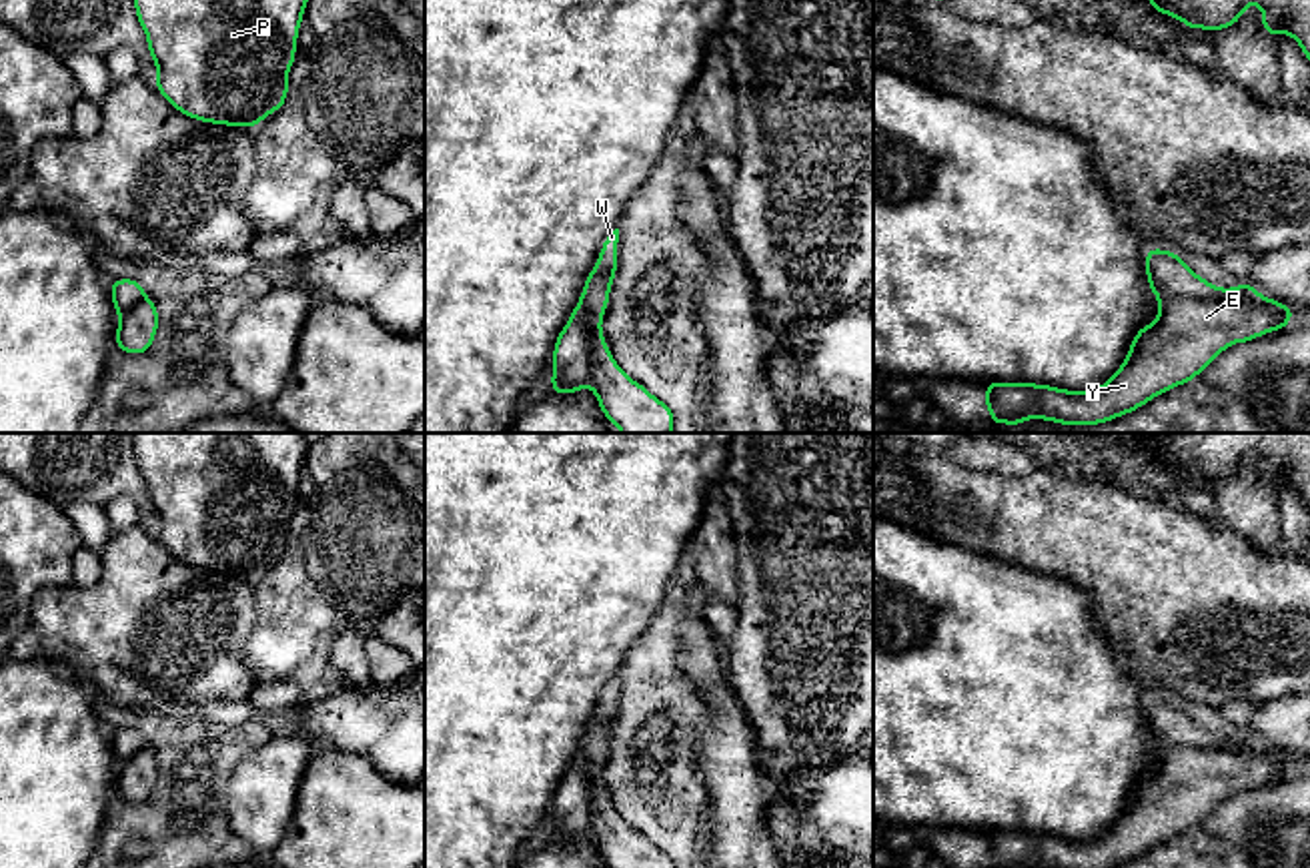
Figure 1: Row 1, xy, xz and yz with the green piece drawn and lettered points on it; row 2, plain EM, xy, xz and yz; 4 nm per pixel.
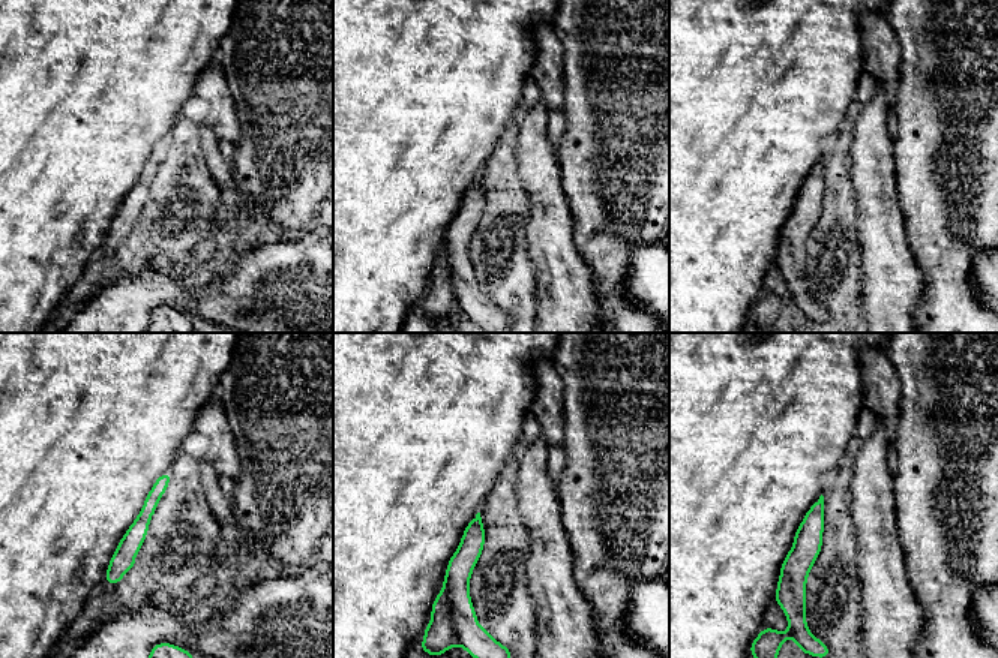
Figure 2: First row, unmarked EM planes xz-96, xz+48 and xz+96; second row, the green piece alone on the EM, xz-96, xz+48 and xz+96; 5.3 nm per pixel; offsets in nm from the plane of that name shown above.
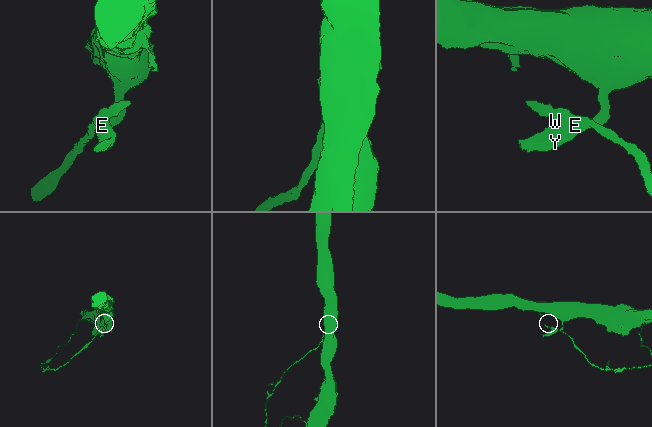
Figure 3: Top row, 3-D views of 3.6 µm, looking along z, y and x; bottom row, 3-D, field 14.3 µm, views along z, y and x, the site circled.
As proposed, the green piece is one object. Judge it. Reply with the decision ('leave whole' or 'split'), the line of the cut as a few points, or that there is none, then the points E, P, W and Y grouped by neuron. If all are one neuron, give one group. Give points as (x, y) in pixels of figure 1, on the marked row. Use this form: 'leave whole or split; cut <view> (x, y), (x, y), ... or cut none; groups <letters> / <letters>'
split; cut yz (1264, 297), (1160, 299); groups E P Y / W

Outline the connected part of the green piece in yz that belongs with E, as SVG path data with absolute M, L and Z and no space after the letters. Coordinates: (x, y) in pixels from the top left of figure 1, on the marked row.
M1268 297L1160 299L1158 319L1136 333L1126 361L1102 387L1066 391L1036 383L986 383L986 407L994 425L1028 419L1100 425L1190 383L1230 345L1288 327L1292 313L1292 307Z

